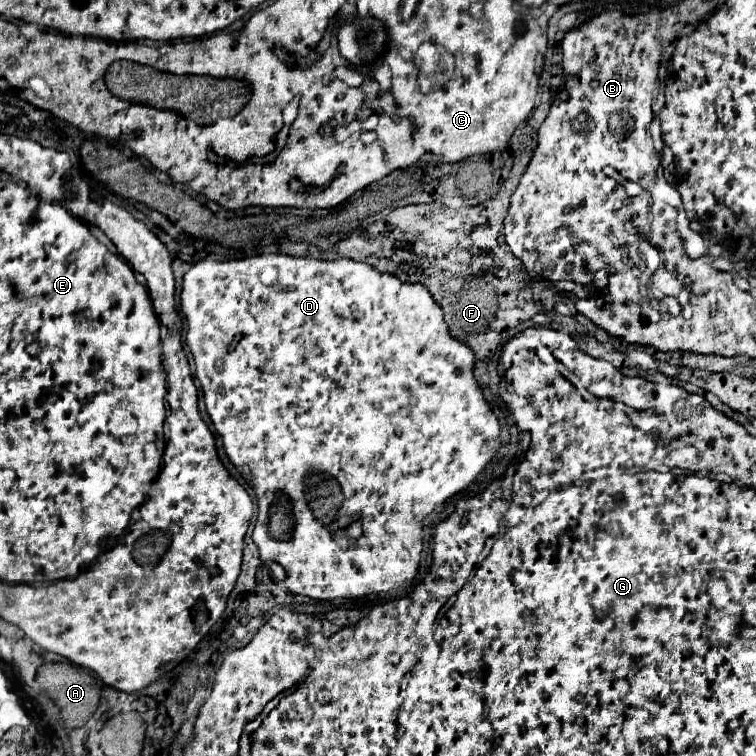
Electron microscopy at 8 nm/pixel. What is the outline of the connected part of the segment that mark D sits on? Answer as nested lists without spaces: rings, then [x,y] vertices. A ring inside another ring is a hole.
[[[262,253],[257,254],[255,257],[247,257],[247,259],[233,259],[233,261],[199,261],[195,263],[187,273],[185,273],[185,279],[183,279],[183,291],[181,291],[181,309],[187,317],[187,325],[189,325],[189,331],[187,331],[187,345],[195,357],[195,367],[197,367],[197,379],[201,381],[201,389],[203,389],[203,399],[205,399],[205,405],[207,405],[207,413],[213,421],[213,427],[215,431],[221,435],[223,439],[223,445],[225,445],[225,453],[227,457],[231,459],[231,463],[235,467],[243,467],[243,465],[249,465],[251,469],[251,481],[253,481],[253,491],[257,495],[257,505],[259,505],[259,515],[257,515],[257,523],[255,523],[255,531],[253,531],[253,541],[257,543],[259,547],[259,553],[261,553],[261,561],[277,561],[285,567],[287,571],[287,579],[285,579],[285,589],[289,589],[291,593],[299,593],[299,595],[307,595],[307,597],[313,597],[313,599],[321,599],[321,601],[333,601],[333,599],[341,599],[341,597],[347,597],[347,599],[355,599],[355,597],[363,597],[363,595],[371,595],[371,593],[387,593],[387,591],[393,591],[397,587],[401,587],[403,583],[407,583],[409,579],[413,579],[417,575],[417,565],[419,565],[419,553],[421,553],[421,531],[423,531],[423,519],[437,507],[441,505],[443,501],[447,501],[449,497],[453,497],[455,493],[459,493],[461,489],[465,489],[481,471],[483,467],[487,465],[487,461],[493,457],[493,451],[495,451],[495,439],[499,437],[499,421],[497,417],[493,415],[493,411],[489,409],[487,401],[483,399],[483,393],[473,377],[473,351],[453,339],[445,327],[445,321],[443,321],[443,311],[439,307],[439,303],[431,297],[431,293],[427,291],[425,285],[421,283],[403,283],[399,281],[397,277],[393,275],[387,275],[387,273],[379,273],[375,271],[373,267],[369,267],[367,263],[359,263],[359,261],[351,261],[351,259],[335,259],[335,261],[317,261],[317,259],[307,259],[307,257],[291,257],[291,255],[281,253]],[[277,495],[287,495],[289,501],[291,501],[291,515],[295,519],[295,525],[293,525],[293,535],[289,539],[283,539],[283,541],[275,541],[271,535],[269,535],[269,509],[271,505],[275,503]],[[355,519],[361,519],[361,531],[357,531],[355,525],[351,525]]]

